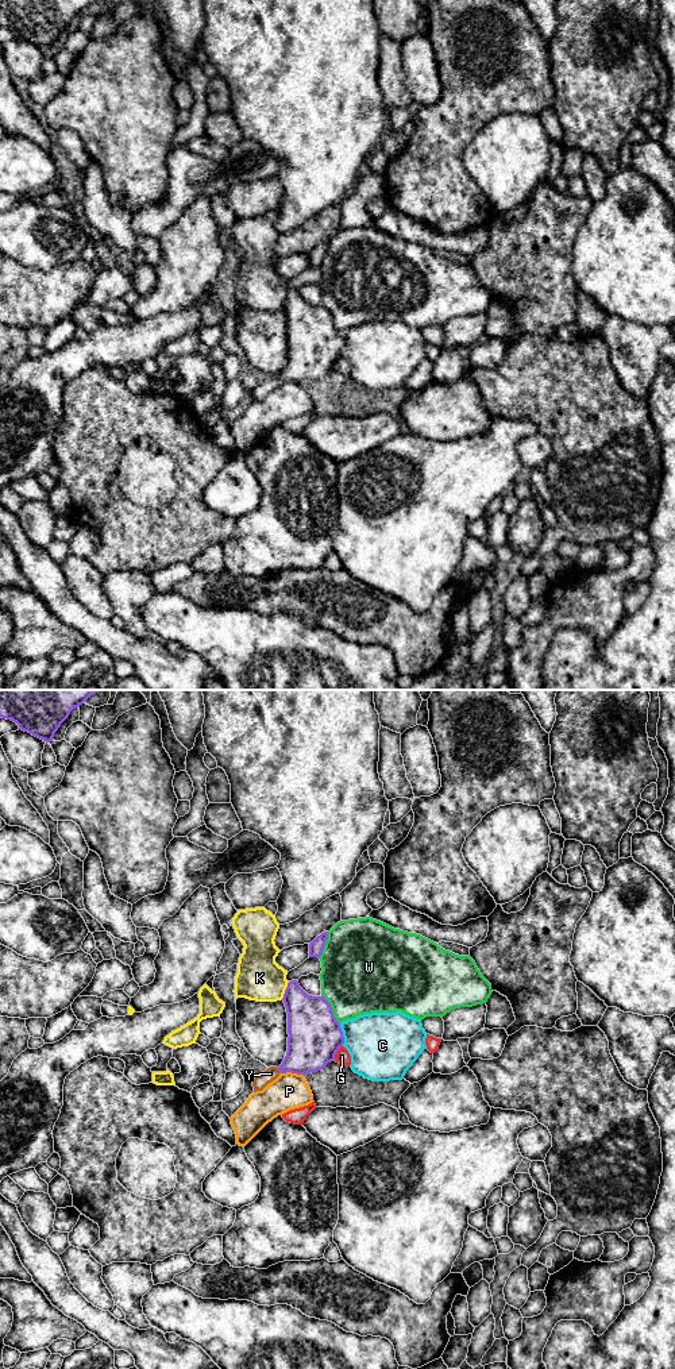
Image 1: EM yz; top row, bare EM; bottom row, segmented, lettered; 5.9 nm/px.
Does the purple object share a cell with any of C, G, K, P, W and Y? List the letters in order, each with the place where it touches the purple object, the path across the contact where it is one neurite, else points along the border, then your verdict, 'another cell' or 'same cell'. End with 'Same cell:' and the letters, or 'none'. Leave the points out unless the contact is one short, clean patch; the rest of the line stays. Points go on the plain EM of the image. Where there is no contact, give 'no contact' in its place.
C: yz (342, 343) | another cell
G: yz (336, 359) | another cell
K: yz (285, 299) | another cell
P: yz (292, 381) | another cell
W: yz (332, 319) | another cell
Y: yz (278, 378) | across yz (311, 353), (292, 371), (278, 378), (270, 382) | same cell
Same cell: Y

